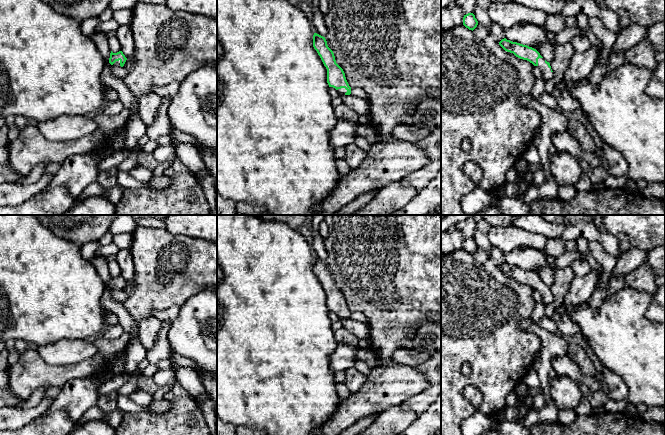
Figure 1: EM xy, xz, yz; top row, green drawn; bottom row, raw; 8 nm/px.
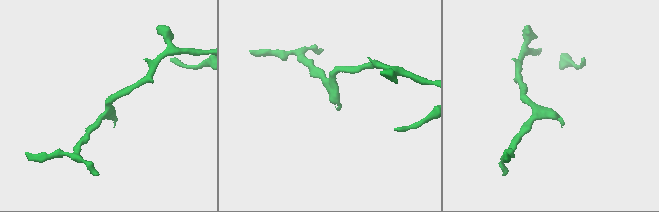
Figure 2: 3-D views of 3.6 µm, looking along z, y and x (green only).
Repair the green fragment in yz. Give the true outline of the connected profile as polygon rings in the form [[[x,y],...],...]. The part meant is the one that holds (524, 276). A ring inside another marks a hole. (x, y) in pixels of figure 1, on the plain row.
[[[506,262],[502,263],[499,269],[505,275],[513,277],[516,281],[527,284],[534,290],[538,290],[542,294],[544,305],[549,305],[553,302],[553,295],[550,287],[544,284],[536,273],[517,266],[512,266]]]

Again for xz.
[[[314,257],[313,271],[327,293],[327,307],[329,311],[335,312],[340,318],[350,319],[351,311],[346,304],[345,297],[336,287],[334,277],[328,271],[325,261]]]

